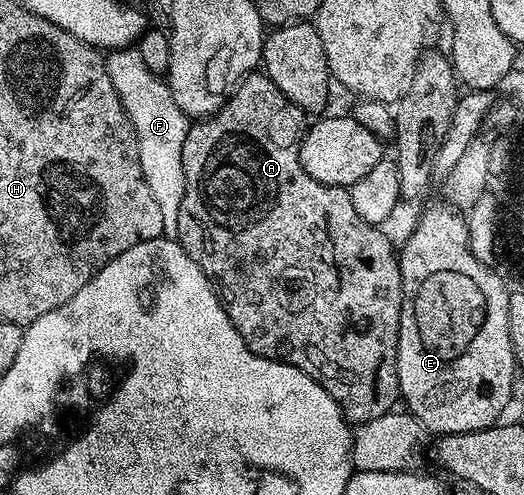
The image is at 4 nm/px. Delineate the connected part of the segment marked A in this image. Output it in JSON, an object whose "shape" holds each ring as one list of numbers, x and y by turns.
{"shape":[[266,73,247,75,231,93,227,104,214,115,200,118,187,128,185,149,181,149,181,161,185,165,185,197,181,197,181,213,177,213,177,241,201,265,205,277,210,279,215,294,223,308,227,310,229,321,241,333,245,345,253,353,266,359,280,359,300,367,304,373,311,375,337,401,343,411,343,418,352,424,368,423,377,417,388,414,391,407,400,398,397,381,397,337,399,336,399,309,401,307,401,273,399,272,399,256,396,248,391,248,391,239,376,224,361,221,357,209,353,209,353,201,348,188,325,185,321,181,313,181,309,173,301,165,299,146,305,130,305,112,273,81]]}

